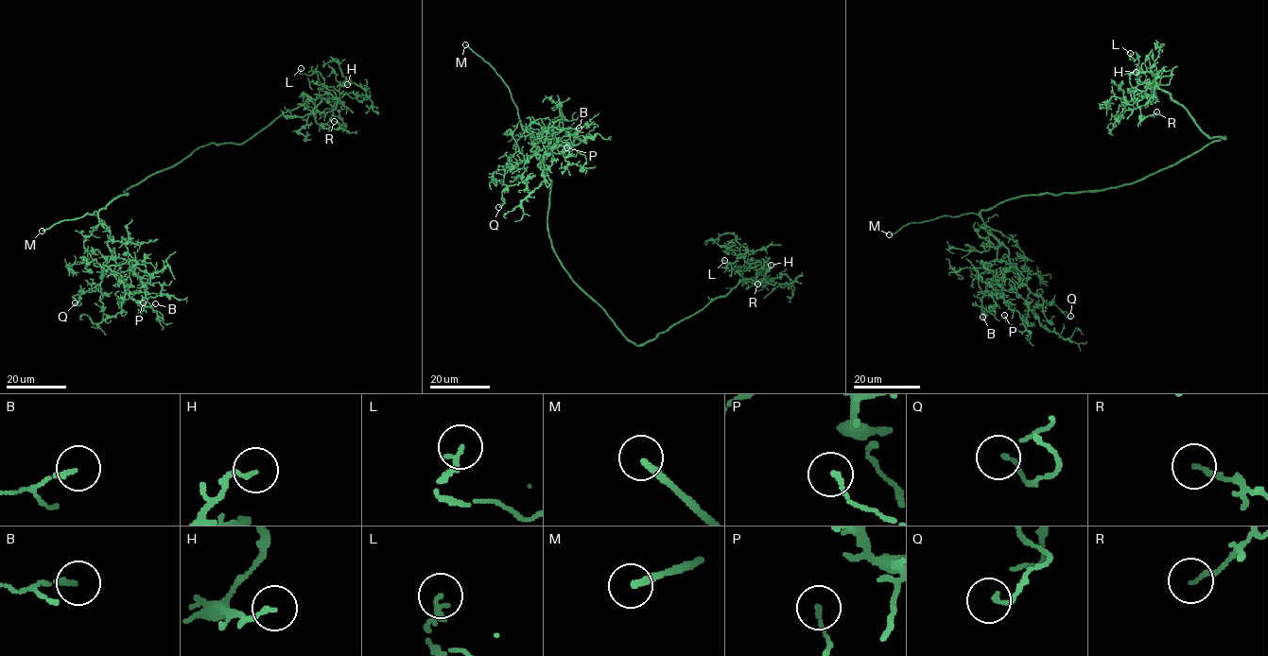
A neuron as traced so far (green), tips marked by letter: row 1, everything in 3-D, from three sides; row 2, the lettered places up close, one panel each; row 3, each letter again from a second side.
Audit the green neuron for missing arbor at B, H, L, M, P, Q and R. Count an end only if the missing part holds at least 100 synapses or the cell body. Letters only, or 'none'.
M

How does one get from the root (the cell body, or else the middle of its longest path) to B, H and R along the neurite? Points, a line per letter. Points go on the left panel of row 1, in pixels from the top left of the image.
B: (145, 180), (97, 216), (110, 233), (114, 272), (122, 280), (117, 281), (130, 299), (145, 306), (155, 303)
H: (145, 180), (171, 167), (201, 146), (244, 144), (303, 103), (320, 97), (334, 101), (339, 86), (347, 84)
R: (145, 180), (201, 146), (244, 144), (282, 114), (320, 97), (342, 125), (334, 121)

